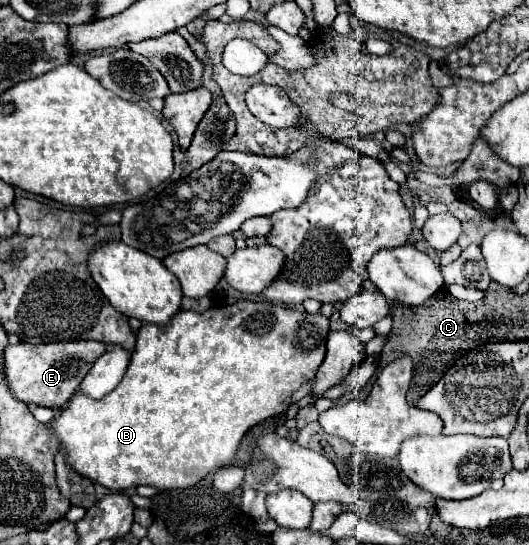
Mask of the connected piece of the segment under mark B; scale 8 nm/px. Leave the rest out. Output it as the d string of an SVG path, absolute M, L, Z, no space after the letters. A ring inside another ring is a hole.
M238 301L234 305L228 307L212 307L204 313L194 313L194 311L178 311L166 325L154 325L154 323L146 323L140 327L138 335L136 335L136 349L132 353L130 365L126 369L124 379L118 383L118 387L114 391L110 391L108 395L104 395L102 399L92 399L82 391L76 391L68 405L64 405L58 413L56 419L52 419L50 429L56 435L62 451L66 453L66 463L72 471L76 471L80 477L90 479L110 491L124 491L130 487L138 487L138 485L150 485L156 487L160 491L178 491L178 489L188 489L194 487L200 479L204 479L210 471L218 471L222 467L234 465L236 459L236 451L240 445L240 439L244 437L244 433L274 415L284 413L290 405L298 403L302 397L306 397L312 391L312 379L318 371L318 367L324 361L326 355L326 337L328 337L328 329L330 321L322 315L310 315L306 311L296 311L296 309L286 309L282 305L272 305L272 303L252 303L252 301Z

